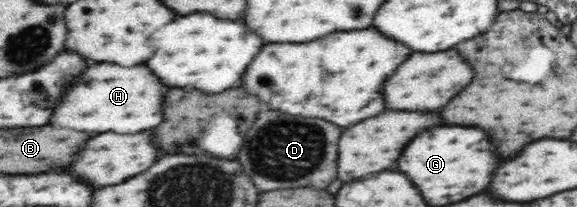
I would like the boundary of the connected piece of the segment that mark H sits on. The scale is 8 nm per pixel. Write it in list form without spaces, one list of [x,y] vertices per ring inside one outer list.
[[[115,64],[93,66],[85,82],[75,86],[63,100],[55,116],[51,114],[53,126],[87,130],[87,132],[143,132],[163,124],[163,98],[167,86],[147,70],[147,66],[123,68]]]

